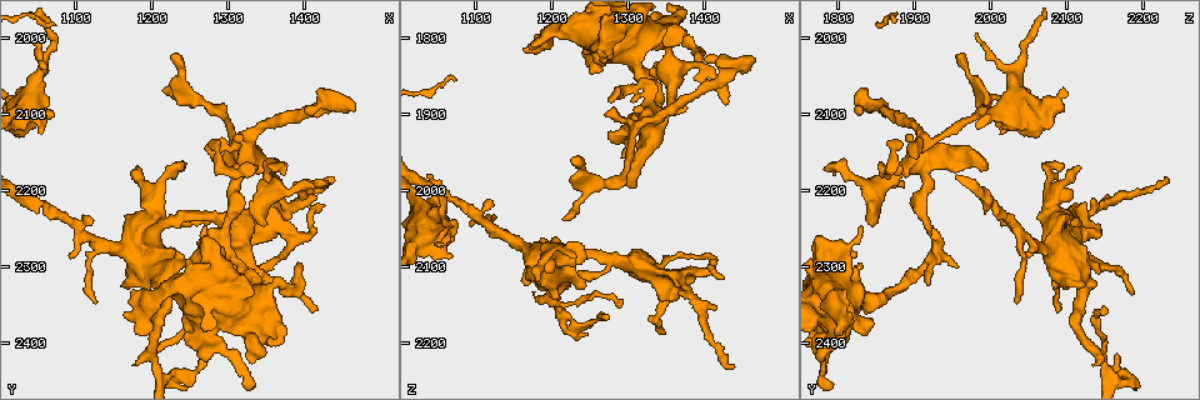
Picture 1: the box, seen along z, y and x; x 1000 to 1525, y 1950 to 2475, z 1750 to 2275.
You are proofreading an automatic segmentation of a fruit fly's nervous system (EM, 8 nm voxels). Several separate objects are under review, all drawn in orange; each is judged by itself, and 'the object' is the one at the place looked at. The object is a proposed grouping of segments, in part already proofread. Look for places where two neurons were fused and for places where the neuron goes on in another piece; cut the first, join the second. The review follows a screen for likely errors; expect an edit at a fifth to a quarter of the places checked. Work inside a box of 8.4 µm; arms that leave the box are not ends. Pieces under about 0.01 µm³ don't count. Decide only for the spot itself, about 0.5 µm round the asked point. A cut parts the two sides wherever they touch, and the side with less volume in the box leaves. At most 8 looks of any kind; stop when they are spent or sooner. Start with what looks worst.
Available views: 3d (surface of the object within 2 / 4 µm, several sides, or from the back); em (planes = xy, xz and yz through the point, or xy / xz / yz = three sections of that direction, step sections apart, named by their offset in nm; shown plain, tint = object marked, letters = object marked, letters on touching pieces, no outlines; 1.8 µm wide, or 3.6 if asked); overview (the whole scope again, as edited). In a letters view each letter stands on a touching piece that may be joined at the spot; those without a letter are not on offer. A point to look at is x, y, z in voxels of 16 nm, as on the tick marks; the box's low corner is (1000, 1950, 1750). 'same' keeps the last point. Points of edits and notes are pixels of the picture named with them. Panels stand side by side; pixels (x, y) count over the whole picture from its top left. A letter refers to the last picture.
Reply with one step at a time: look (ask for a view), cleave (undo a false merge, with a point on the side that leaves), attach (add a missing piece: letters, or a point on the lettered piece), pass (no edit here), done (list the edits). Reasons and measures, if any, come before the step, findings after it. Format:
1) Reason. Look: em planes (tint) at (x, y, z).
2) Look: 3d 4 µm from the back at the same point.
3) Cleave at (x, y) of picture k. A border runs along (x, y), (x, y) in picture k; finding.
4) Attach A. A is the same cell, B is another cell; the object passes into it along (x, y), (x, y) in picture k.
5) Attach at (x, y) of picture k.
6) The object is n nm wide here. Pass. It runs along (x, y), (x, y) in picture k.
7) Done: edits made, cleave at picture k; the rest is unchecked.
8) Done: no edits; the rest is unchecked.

Thick turns thin. Look: 3d 4 µm from the back at (1045, 2095, 2060).

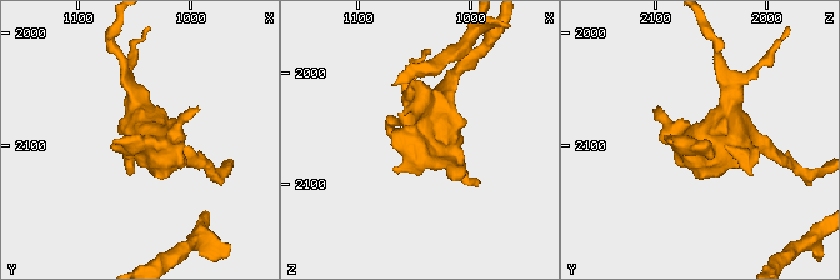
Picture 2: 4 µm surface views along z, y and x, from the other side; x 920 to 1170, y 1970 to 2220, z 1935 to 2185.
Look: em 3.6 µm xz step 4 (tint) at (1042, 2098, 2064).

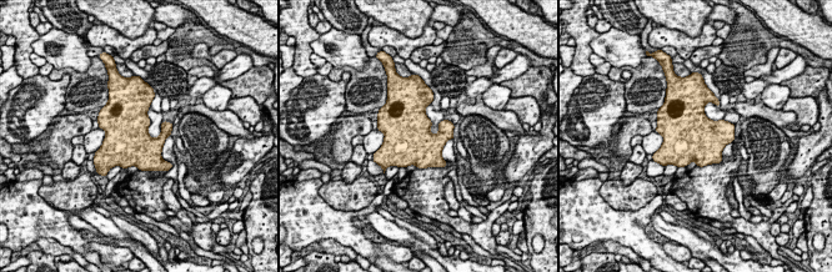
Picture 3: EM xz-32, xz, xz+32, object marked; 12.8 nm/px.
Another direction. Look: em 3.6 µm planes (letters) at the same point.

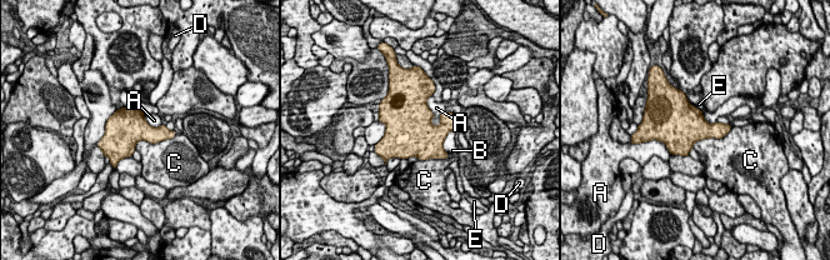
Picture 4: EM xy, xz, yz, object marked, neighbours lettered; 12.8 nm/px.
The longest contact is with C, 600 nm. Pass. A, B, C, D and E are other cells; continuous, no second neuron.

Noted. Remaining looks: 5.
Sharp bend. Look: em planes (plain) at (1235, 2440, 2175).

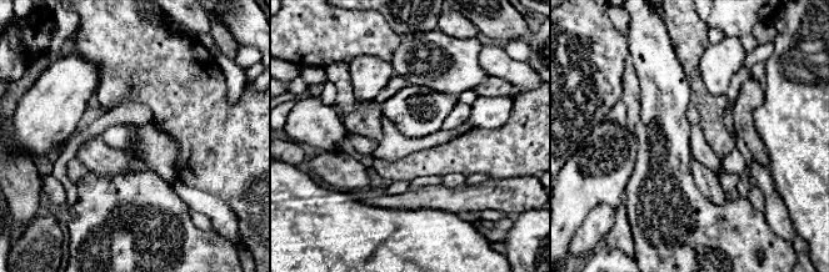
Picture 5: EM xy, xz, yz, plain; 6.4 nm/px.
Look: em planes (tint) at the same point.

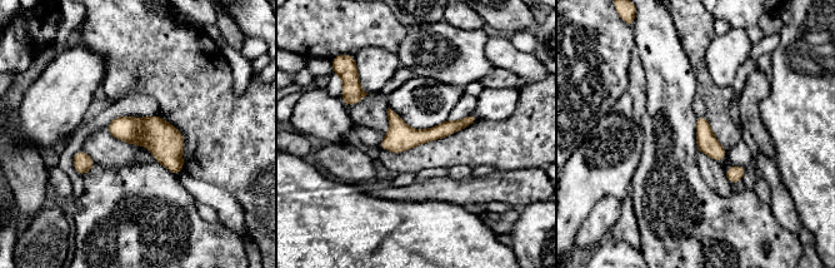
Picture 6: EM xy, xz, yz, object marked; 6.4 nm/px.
Look: em planes (letters) at the same point.

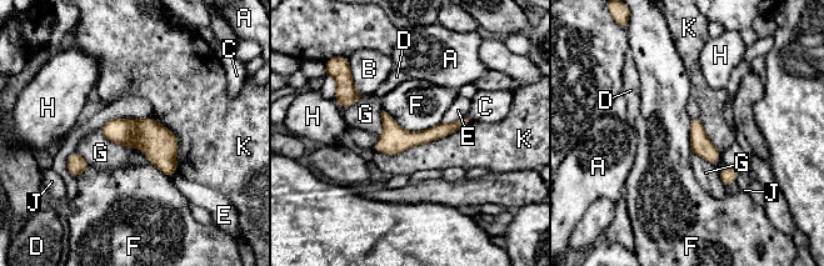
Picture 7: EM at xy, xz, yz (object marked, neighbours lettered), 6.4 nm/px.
Pass. A, B, C, D, E, F, G, H, J and K are other cells; a border runs along (383, 109), (410, 131), (442, 121) in picture 7; one neuron here.

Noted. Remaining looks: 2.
Branch point. Look: em 3.6 µm xz step 4 (tint) at (1340, 2380, 1790).

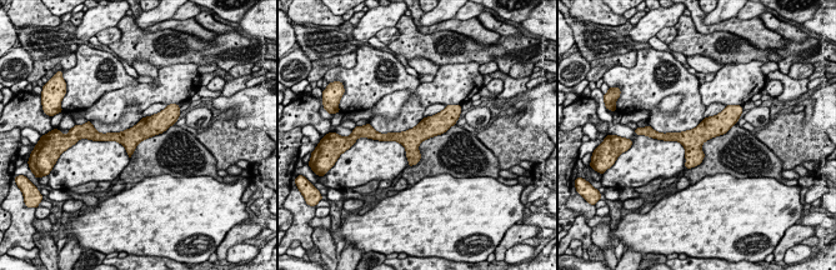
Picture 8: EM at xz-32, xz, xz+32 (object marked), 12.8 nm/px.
Look: em 3.6 µm xy step 8 (letters) at the same point.

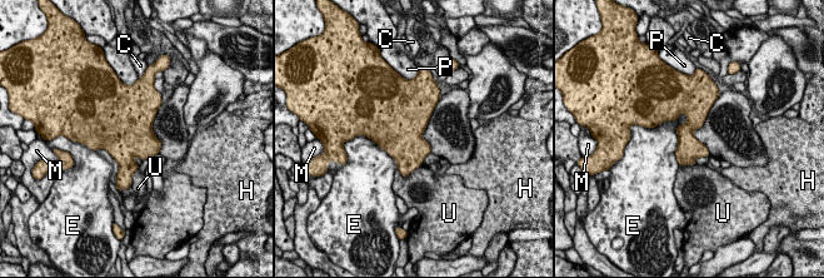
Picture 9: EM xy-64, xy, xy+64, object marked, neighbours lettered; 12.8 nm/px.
Pass. C, E, H, M, P and U are other cells; a border runs along (133, 155), (138, 165) in picture 9; one neuron here.

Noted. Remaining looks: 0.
Done: no edits; the rest is unchecked.

